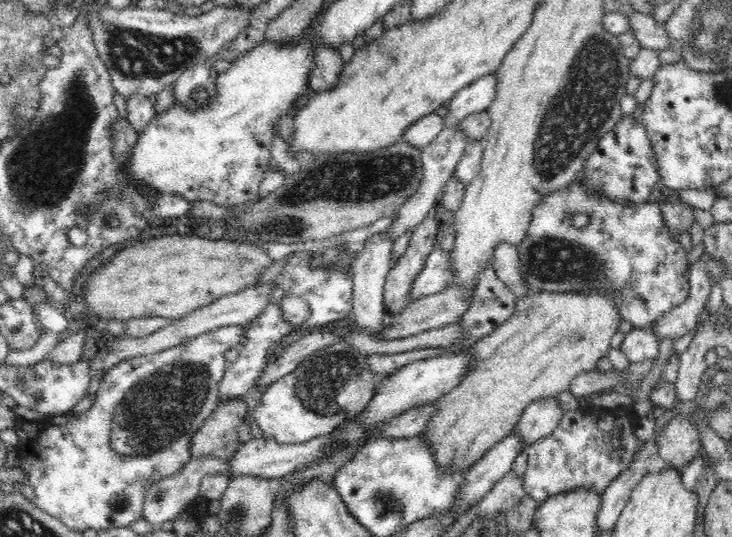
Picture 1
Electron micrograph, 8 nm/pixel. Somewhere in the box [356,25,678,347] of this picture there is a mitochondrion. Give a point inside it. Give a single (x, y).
(585, 101)

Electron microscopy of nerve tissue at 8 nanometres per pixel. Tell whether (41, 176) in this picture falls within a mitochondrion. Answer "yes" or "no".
yes

